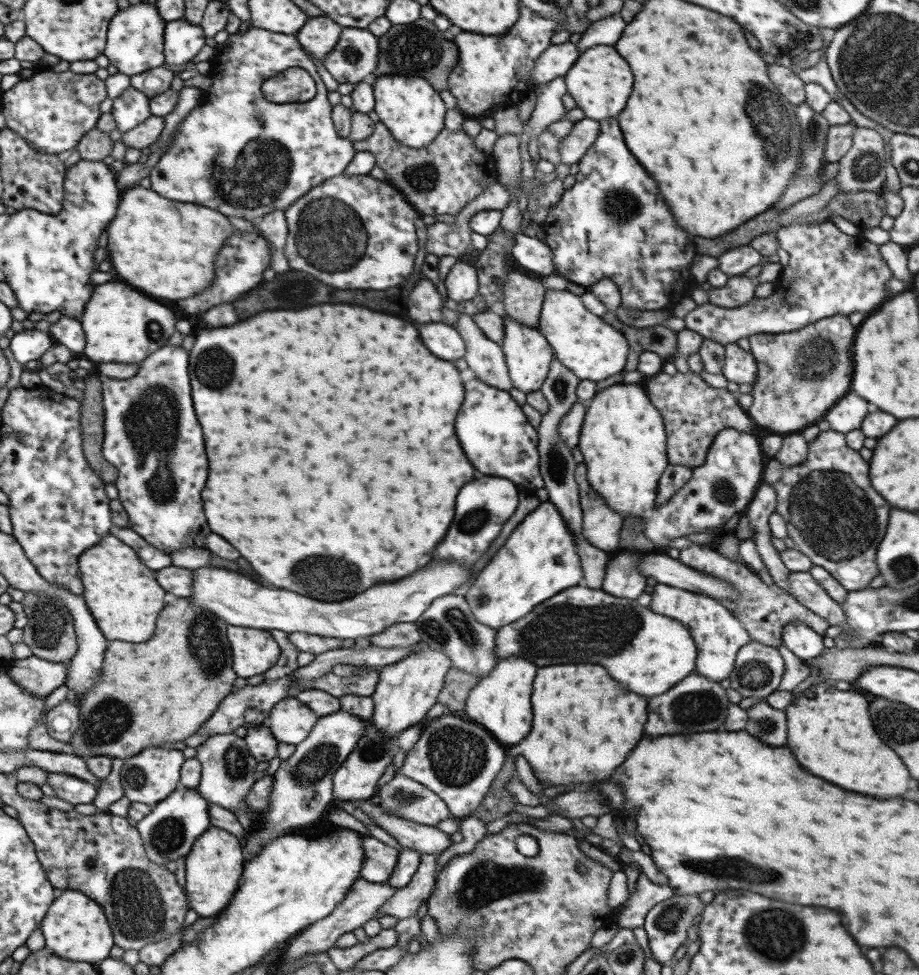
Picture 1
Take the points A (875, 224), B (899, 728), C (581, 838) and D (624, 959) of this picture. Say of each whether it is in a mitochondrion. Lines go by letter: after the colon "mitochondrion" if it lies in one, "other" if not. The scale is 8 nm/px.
A: other
B: mitochondrion
C: other
D: mitochondrion

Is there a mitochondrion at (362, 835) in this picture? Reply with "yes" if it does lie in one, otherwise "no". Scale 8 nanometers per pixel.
no

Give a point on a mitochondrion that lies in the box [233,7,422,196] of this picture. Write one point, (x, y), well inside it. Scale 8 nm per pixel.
(351, 55)

